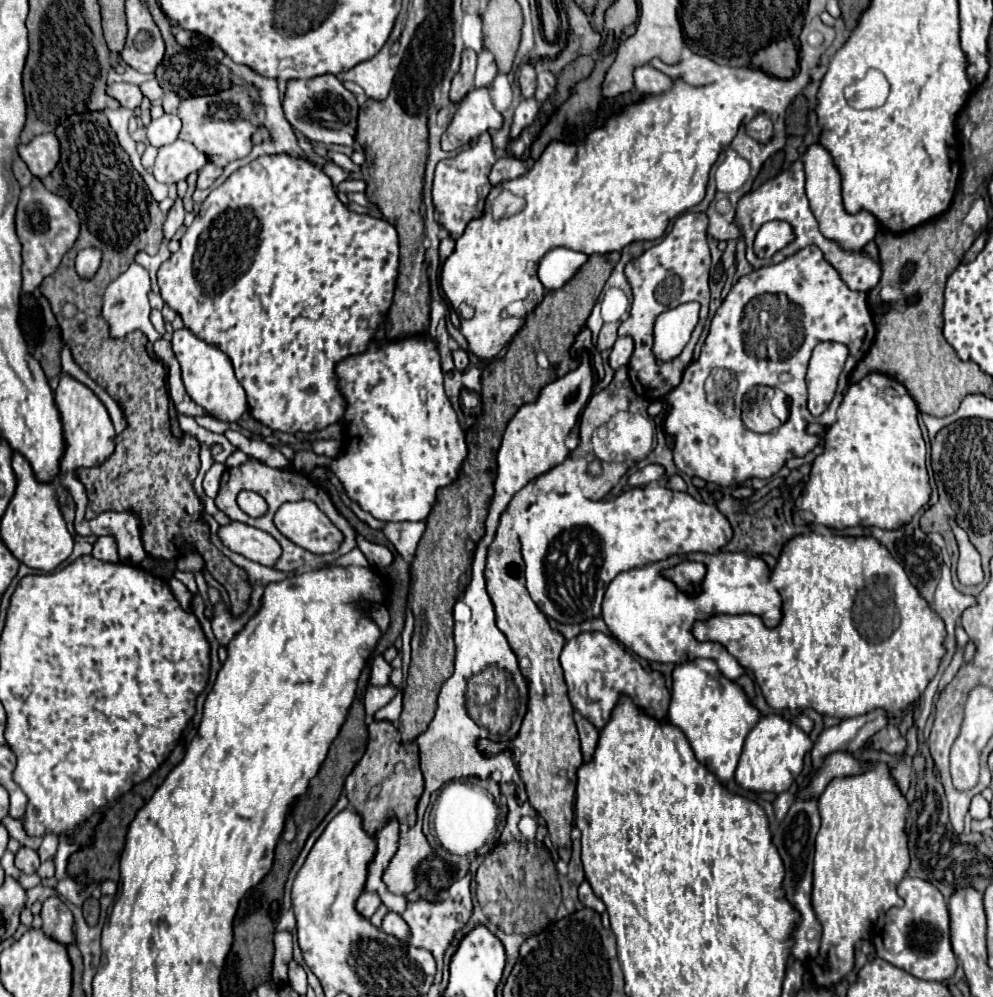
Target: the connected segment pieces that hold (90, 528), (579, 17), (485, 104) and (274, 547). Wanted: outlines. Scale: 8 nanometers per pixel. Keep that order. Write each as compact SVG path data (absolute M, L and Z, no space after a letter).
M104 512L92 520L80 518L76 522L76 532L80 536L112 536L122 560L142 562L147 556L140 544L140 520L128 516L128 512Z
M576 2L566 4L566 14L570 22L570 32L568 32L568 46L566 50L550 60L550 72L558 74L566 64L570 64L574 58L582 54L592 54L600 46L600 34L596 34L584 16L584 12L576 6Z
M474 88L458 104L458 110L442 136L442 148L454 150L458 146L478 140L486 130L500 130L504 124L502 114L494 108L486 88Z
M230 522L218 528L218 538L226 548L246 556L262 566L274 566L280 558L280 544L264 530L248 526L244 522Z

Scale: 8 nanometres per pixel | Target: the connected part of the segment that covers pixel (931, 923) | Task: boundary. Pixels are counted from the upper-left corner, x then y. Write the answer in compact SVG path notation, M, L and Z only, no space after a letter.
M904 876L898 886L898 896L904 898L904 906L888 910L874 926L872 944L876 946L876 954L916 978L948 980L958 964L950 946L950 916L944 896L930 882L912 876Z

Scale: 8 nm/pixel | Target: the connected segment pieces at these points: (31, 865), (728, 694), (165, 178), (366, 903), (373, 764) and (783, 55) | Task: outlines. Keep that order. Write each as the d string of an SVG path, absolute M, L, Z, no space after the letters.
M20 848L16 854L16 868L24 874L34 874L40 868L40 858L32 848Z
M694 660L678 664L672 672L672 702L668 722L684 732L700 764L726 784L736 770L744 738L760 720L760 712L748 702L744 690L724 678L712 660Z
M176 140L158 150L154 162L154 178L164 184L178 184L186 180L192 172L198 172L206 164L206 156L196 150L194 144Z
M362 892L362 896L360 896L358 902L356 902L356 910L358 910L364 918L370 918L370 916L378 910L380 904L382 904L382 902L380 902L380 896L378 896L376 892Z
M372 722L368 726L370 738L362 760L346 778L346 794L352 808L364 818L364 830L374 836L382 824L392 816L400 824L416 824L416 806L424 792L424 780L418 764L418 746L396 742L398 730L390 722Z
M784 38L752 54L750 64L776 78L792 78L798 72L798 48L792 38Z

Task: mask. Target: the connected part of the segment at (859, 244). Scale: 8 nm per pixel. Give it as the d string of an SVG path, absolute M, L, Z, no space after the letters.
M812 144L806 154L804 154L804 168L806 168L806 194L810 200L810 208L818 220L820 232L836 240L842 250L846 252L858 252L862 250L878 232L878 222L872 214L868 212L858 212L858 214L848 214L842 206L842 192L840 192L840 174L832 162L832 156L820 146Z

